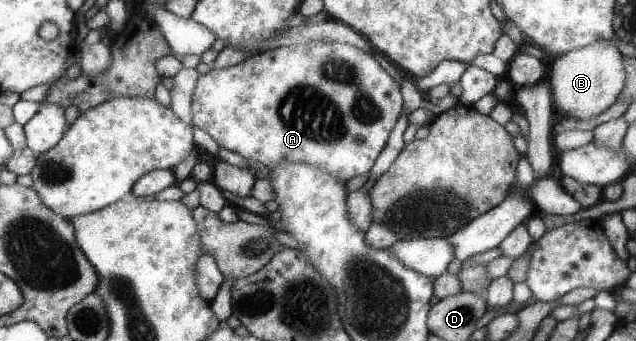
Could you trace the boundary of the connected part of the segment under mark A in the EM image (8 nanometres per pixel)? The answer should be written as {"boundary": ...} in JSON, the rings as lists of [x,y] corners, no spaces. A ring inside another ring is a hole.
{"boundary":[[[315,40],[304,44],[293,44],[268,49],[259,55],[248,57],[238,64],[209,70],[206,74],[200,75],[197,80],[192,99],[192,125],[205,130],[222,148],[237,152],[247,160],[260,162],[266,167],[275,167],[281,163],[308,163],[334,175],[337,179],[348,182],[354,176],[366,174],[380,152],[384,150],[388,136],[398,122],[398,116],[402,114],[402,92],[399,82],[396,82],[386,70],[376,61],[376,58],[369,52],[364,52],[351,44],[339,43],[327,40]]]}

